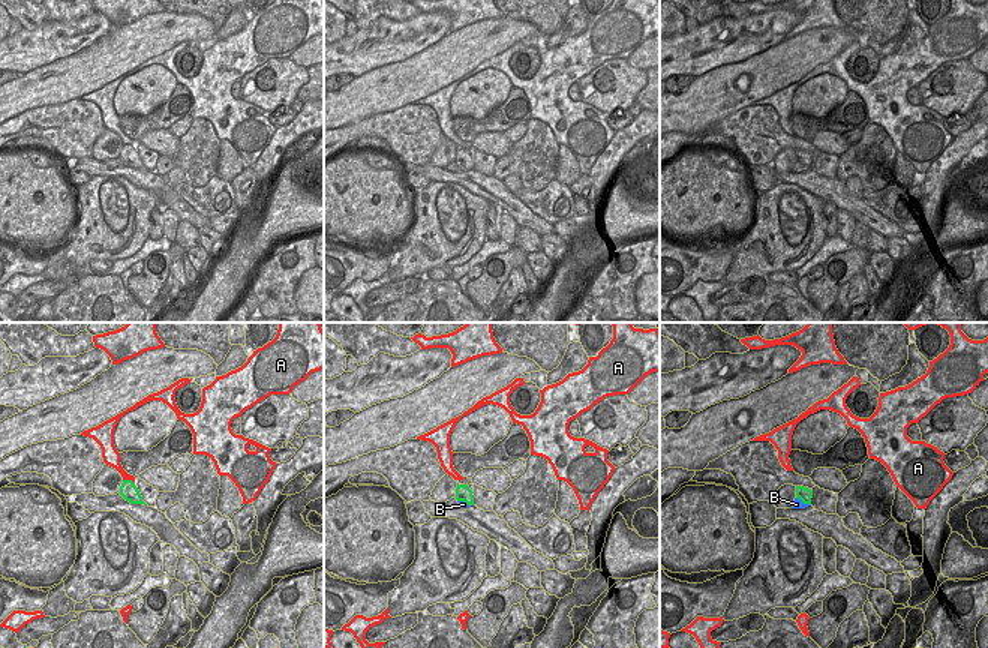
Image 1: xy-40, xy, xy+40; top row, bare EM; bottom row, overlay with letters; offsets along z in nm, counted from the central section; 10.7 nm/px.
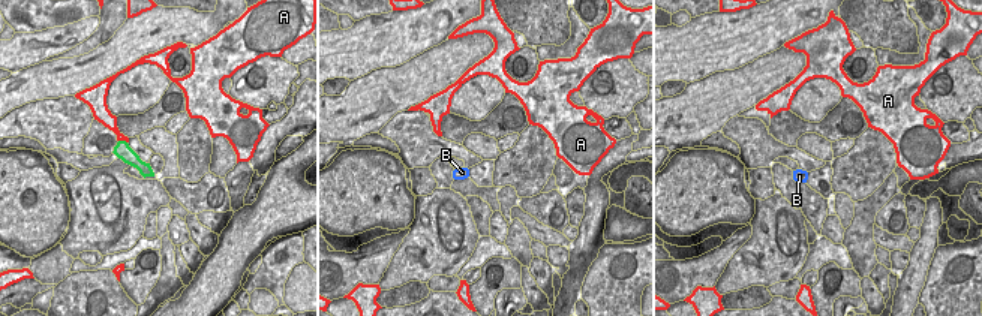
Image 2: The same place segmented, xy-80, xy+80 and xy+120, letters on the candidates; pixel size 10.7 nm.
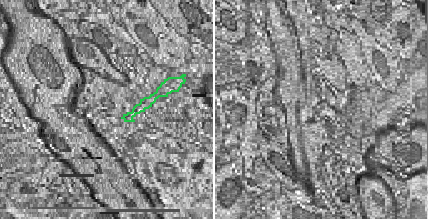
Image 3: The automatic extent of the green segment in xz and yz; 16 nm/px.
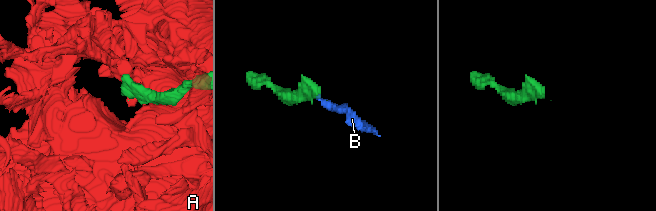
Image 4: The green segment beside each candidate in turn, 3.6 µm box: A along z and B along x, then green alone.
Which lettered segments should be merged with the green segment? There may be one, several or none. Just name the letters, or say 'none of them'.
none of them

